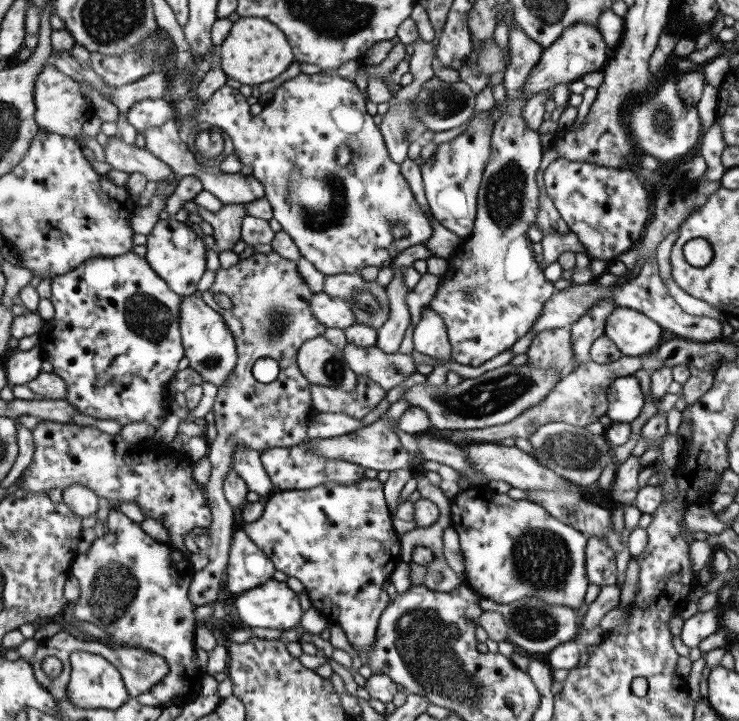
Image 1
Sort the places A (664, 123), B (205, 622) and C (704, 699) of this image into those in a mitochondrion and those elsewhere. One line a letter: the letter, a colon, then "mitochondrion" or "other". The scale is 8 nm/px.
A: mitochondrion
B: other
C: other

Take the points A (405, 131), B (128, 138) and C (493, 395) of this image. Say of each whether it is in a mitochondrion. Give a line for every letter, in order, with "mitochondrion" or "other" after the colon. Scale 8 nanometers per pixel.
A: mitochondrion
B: other
C: mitochondrion

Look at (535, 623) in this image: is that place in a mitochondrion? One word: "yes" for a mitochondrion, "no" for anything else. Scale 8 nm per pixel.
yes

